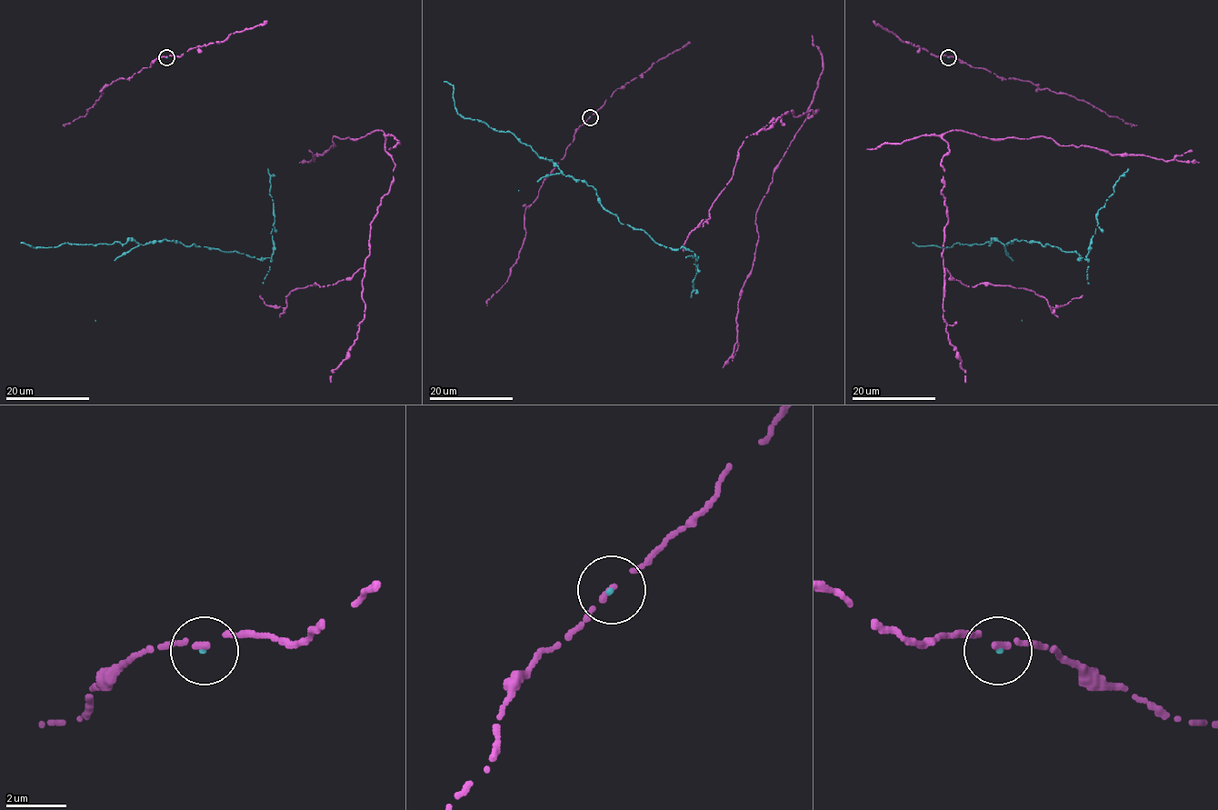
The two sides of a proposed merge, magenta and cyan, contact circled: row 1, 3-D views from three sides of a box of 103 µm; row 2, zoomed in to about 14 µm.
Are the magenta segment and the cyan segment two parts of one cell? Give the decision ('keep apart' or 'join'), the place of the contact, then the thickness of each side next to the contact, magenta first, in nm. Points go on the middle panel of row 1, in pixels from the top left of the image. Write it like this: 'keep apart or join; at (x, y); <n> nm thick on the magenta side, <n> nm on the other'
join; at (590, 117); 150 nm thick on the magenta side, 70 nm on the other

